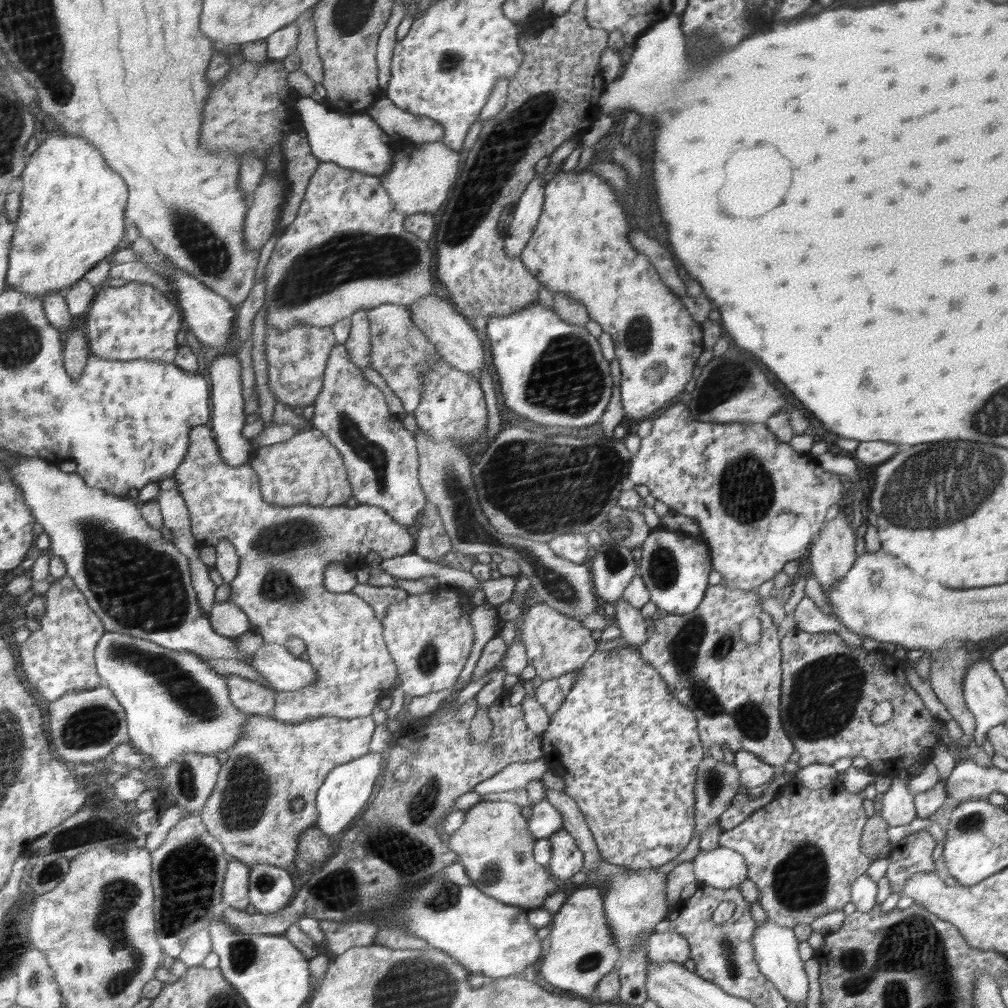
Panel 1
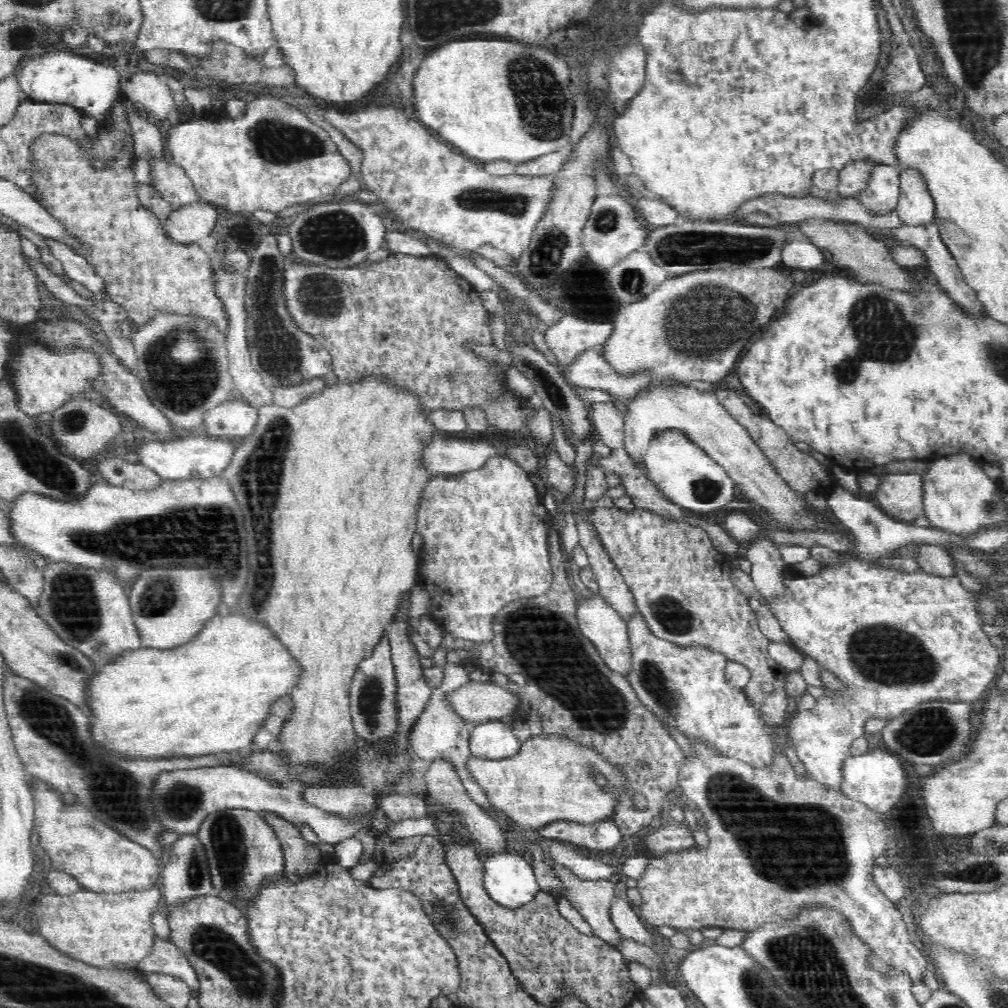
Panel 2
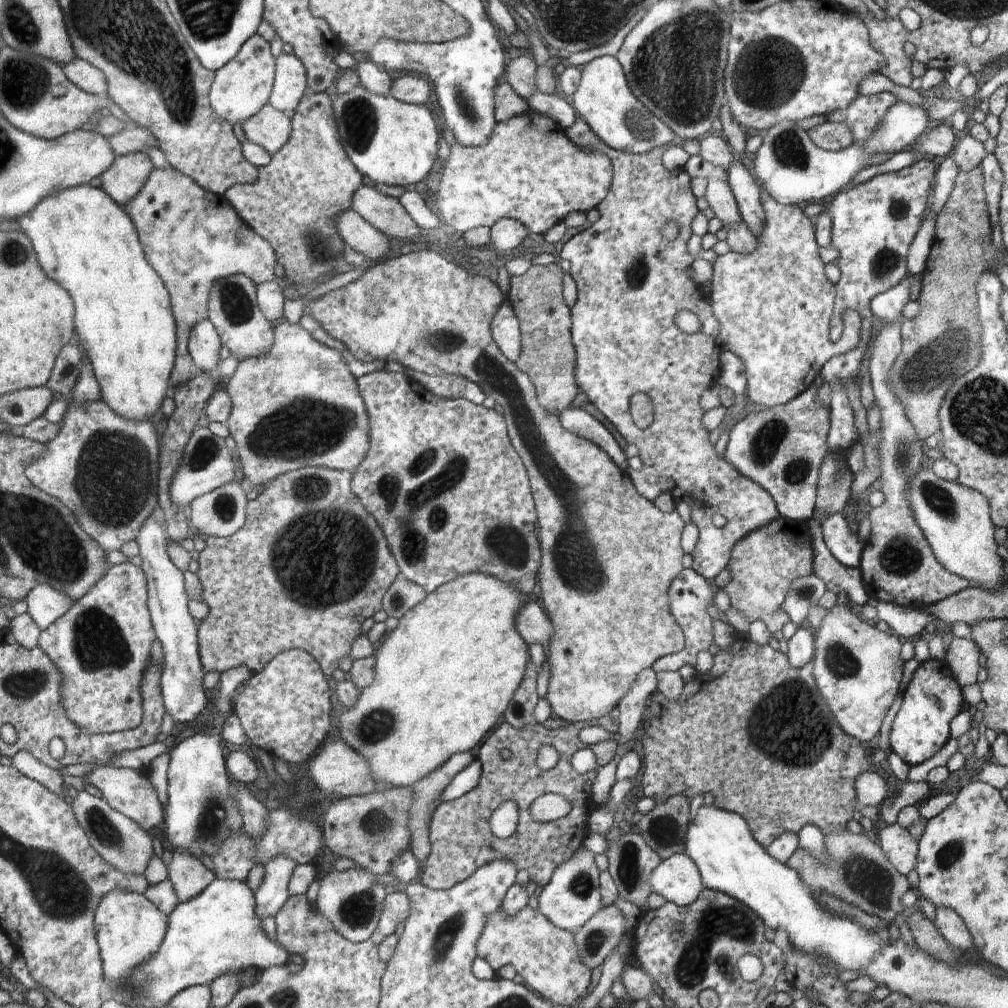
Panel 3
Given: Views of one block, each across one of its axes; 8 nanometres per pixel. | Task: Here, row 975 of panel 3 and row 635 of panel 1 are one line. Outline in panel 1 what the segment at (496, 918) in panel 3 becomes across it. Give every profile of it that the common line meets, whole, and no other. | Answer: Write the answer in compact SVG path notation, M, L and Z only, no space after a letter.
M535 599L522 618L520 640L526 648L527 664L535 668L543 681L582 668L598 643L596 634L586 626Z

